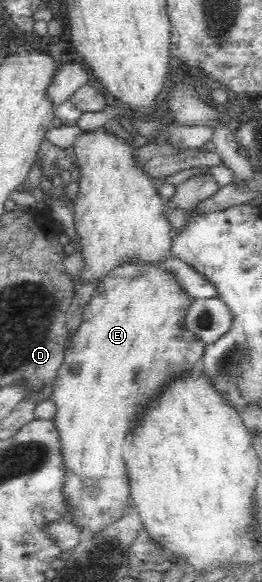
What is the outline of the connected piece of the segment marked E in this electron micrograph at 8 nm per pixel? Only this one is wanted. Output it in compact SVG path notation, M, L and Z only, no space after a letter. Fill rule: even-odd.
M126 259L120 266L114 267L114 270L111 270L107 276L102 278L91 301L83 309L82 323L78 326L77 332L71 337L68 347L64 349L64 360L54 380L54 393L51 399L55 401L57 407L57 414L54 421L59 431L64 465L66 466L64 494L71 501L74 522L81 526L82 530L88 527L90 532L104 532L105 528L111 522L115 522L123 512L128 510L128 503L131 501L129 496L129 479L122 453L122 444L123 438L127 436L129 420L135 414L133 410L139 410L153 394L157 394L159 388L165 384L165 380L175 378L180 373L191 371L194 367L200 365L200 361L204 355L206 343L201 340L200 336L189 332L184 321L187 311L191 308L191 302L195 299L187 294L183 288L179 287L179 282L176 276L173 275L173 272L169 271L167 267L163 268L163 266L159 266L161 262L163 261L159 263L143 263L139 259Z

